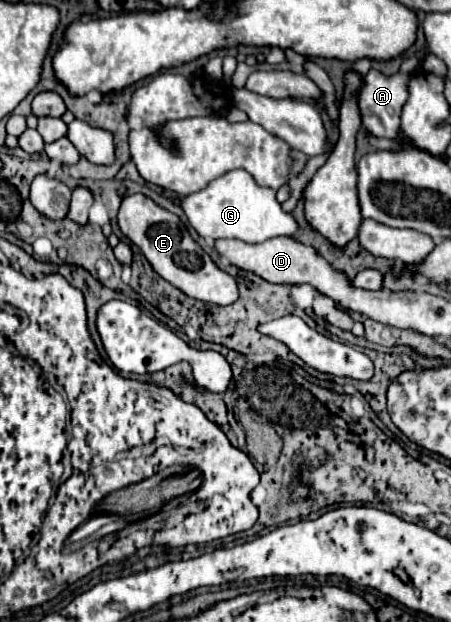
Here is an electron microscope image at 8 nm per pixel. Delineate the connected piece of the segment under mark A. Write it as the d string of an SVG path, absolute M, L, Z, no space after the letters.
M370 70L362 80L362 92L358 92L358 108L362 112L364 128L374 136L396 138L400 134L400 114L408 100L408 72L396 72L394 76L384 76L378 70Z

